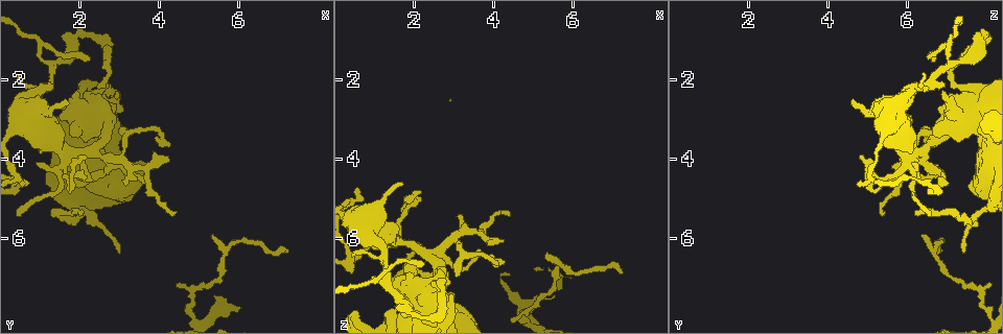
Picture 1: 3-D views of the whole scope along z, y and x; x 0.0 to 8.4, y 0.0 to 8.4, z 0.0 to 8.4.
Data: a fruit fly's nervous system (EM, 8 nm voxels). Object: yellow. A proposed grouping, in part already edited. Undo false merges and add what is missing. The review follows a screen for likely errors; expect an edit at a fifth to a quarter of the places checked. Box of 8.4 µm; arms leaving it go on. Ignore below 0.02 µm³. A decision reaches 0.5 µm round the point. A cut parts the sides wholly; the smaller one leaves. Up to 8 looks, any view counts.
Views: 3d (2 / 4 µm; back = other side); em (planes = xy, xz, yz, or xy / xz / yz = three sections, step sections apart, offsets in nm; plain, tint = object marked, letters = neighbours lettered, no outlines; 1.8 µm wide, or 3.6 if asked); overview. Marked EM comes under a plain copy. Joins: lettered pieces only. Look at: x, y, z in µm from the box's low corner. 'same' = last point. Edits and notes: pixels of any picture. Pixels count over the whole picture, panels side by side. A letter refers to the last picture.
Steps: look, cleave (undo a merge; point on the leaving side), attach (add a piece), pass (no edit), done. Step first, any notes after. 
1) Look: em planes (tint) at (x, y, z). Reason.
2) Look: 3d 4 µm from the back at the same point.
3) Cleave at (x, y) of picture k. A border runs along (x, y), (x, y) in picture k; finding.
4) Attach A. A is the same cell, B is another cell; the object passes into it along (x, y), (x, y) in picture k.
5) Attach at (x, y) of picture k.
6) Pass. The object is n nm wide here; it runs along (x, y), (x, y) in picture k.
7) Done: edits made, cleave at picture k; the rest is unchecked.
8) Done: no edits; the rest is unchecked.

Look: 3d 4 µm at (5.25, 5.95, 6.45). Free end.

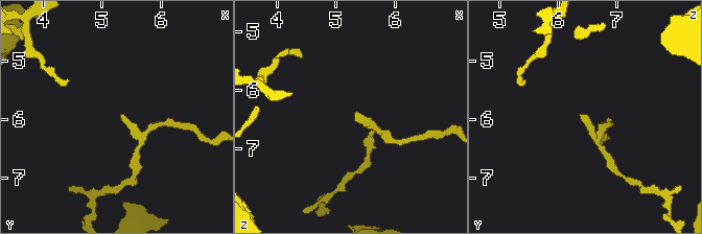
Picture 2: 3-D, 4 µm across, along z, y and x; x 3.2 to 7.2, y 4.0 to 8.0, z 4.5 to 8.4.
Look: em xy step 4 (letters) at (5.25, 5.90, 6.45). Need the tissue.

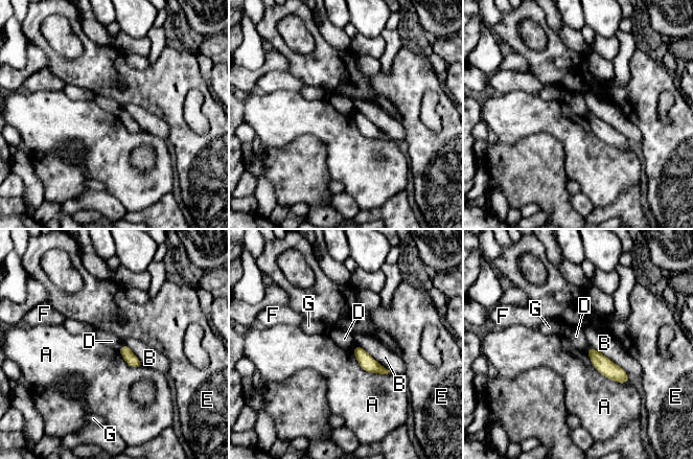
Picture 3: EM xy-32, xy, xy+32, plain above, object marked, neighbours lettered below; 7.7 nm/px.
Pass. A, B, D, E, F and G are other cells; it runs along (590, 350), (608, 369), (625, 380) in picture 3; no lettered piece goes on from it.

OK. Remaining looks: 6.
Look: em planes (letters) at (1.80, 4.65, 5.00).

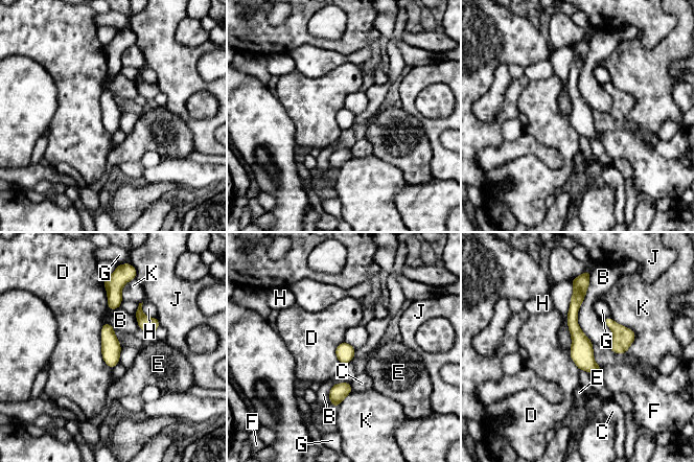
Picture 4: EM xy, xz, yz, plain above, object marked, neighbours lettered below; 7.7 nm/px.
Pass. The object is 140 nm wide here; the longest contact is with B, 500 nm; B, C, D, E, F, G, H, J and K are other cells; none of them fits.

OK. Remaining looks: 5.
Look: 3d 4 µm at (2.45, 2.75, 7.40). Thick turns thin.

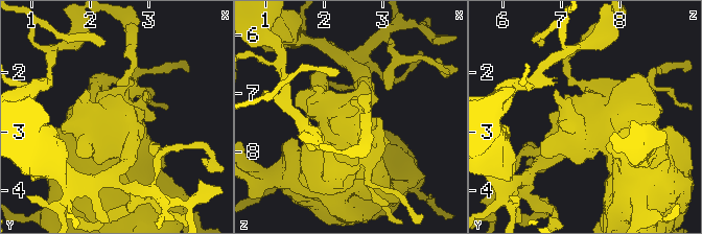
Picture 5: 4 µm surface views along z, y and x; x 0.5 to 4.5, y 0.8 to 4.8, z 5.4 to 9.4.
Look: em 3.6 µm xz step 4 (letters) at (2.40, 2.85, 7.45). Need the tissue.

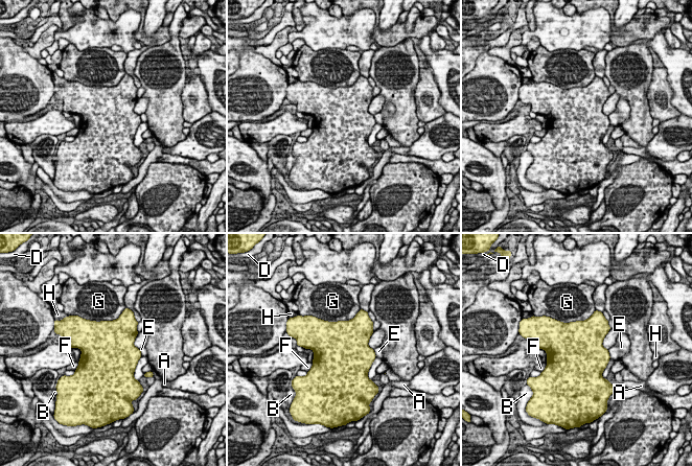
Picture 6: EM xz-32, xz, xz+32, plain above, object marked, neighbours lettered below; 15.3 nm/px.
Look: em 3.6 µm planes (letters) at the same point. Another direction.

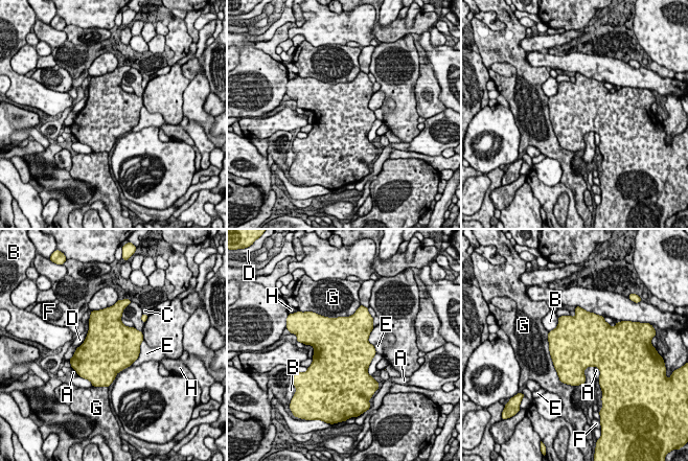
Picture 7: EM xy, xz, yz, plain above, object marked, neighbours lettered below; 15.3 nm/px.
Pass. The longest contact is with G, 700 nm; A, B, C, D, E, F, G and H are other cells; all the same neuron.

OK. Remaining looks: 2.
Done: no edits; the rest is unchecked.

